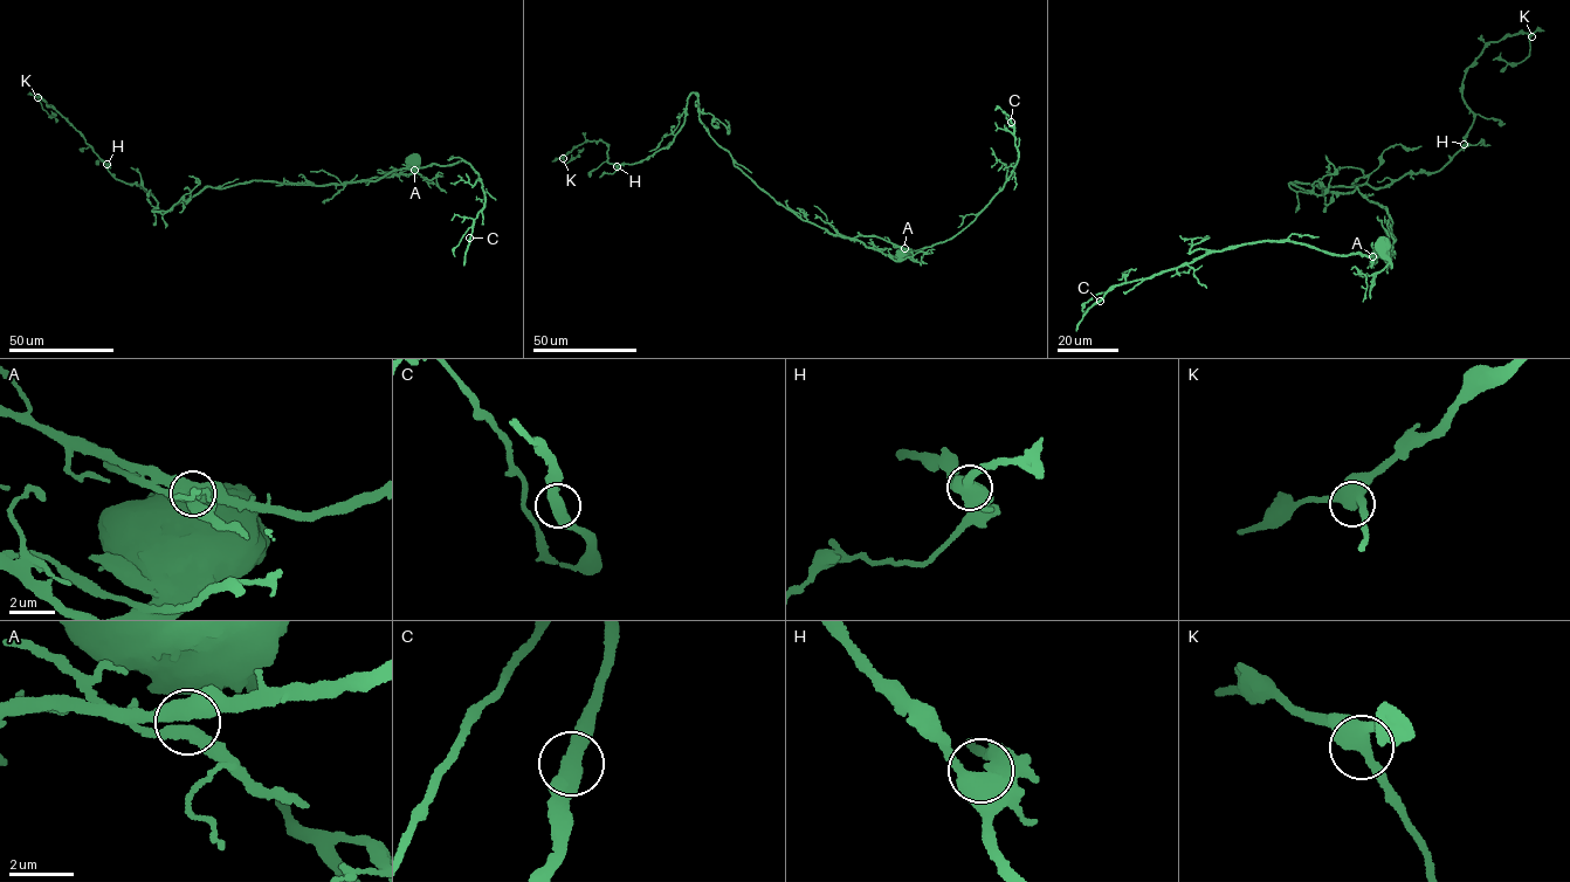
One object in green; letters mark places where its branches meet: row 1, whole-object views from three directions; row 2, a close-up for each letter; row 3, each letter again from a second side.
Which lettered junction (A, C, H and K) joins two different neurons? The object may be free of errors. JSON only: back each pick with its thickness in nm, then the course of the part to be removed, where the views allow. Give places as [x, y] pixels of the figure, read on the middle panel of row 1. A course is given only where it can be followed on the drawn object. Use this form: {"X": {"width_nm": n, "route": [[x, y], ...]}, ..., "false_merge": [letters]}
{"false_merge": []}

